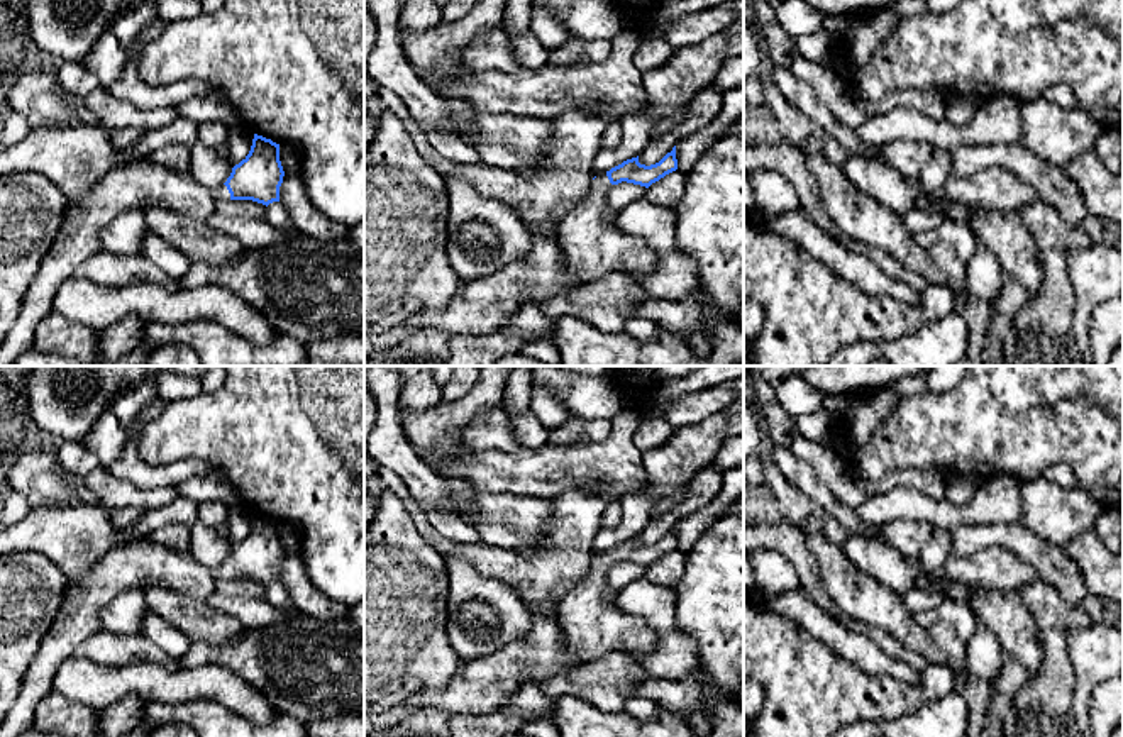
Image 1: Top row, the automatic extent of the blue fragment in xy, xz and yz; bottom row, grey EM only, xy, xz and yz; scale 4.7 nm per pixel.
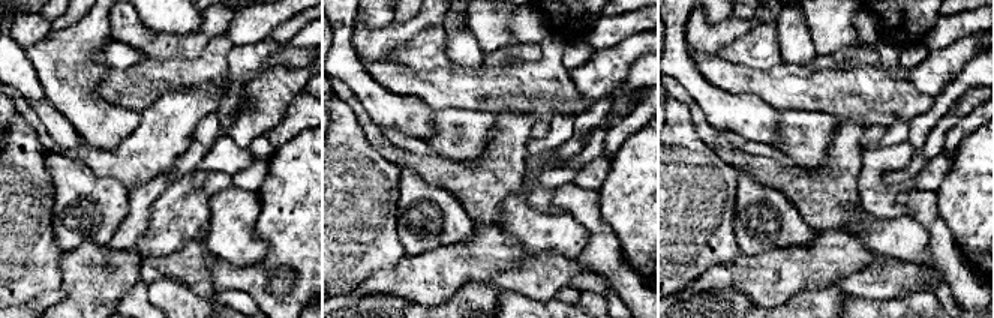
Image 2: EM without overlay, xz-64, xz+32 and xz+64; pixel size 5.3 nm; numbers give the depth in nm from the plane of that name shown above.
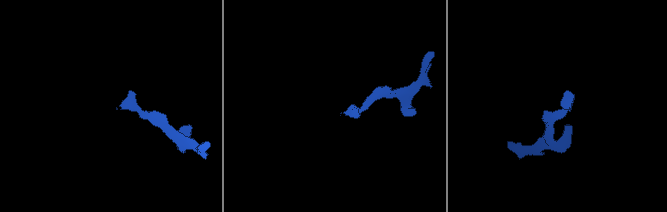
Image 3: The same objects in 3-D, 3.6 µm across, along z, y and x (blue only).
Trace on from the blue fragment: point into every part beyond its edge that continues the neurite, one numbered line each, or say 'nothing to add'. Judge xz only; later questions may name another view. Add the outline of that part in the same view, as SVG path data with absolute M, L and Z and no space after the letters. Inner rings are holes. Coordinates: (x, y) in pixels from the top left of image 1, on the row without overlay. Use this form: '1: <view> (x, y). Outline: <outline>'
1: xz (591, 627). Outline: M606 552L598 554L588 576L557 607L556 622L566 649L583 661L606 654L644 656L657 642L644 618L628 615L605 600L611 566Z

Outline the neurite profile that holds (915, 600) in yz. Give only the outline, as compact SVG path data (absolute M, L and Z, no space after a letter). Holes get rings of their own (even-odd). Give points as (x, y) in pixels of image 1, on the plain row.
M910 590L901 596L901 601L904 603L906 610L910 613L923 612L938 607L943 601L943 596L938 593L925 593L920 590Z

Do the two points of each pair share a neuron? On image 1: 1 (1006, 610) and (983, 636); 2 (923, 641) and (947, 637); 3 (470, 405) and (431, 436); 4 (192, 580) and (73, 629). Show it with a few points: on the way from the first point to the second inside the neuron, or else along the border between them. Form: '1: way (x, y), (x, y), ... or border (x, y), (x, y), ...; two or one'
1: border (979, 622), (996, 637), (1005, 656); two
2: border (912, 614), (945, 654), (947, 663); two
3: way (459, 412), (441, 426); one
4: way (160, 573), (121, 573), (97, 597); one

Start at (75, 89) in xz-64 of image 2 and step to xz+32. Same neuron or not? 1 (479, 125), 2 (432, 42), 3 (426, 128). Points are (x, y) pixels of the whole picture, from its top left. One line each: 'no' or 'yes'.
1: yes
2: no
3: no

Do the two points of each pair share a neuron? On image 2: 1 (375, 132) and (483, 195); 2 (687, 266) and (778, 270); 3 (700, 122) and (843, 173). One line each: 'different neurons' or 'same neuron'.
1: same neuron
2: different neurons
3: same neuron

